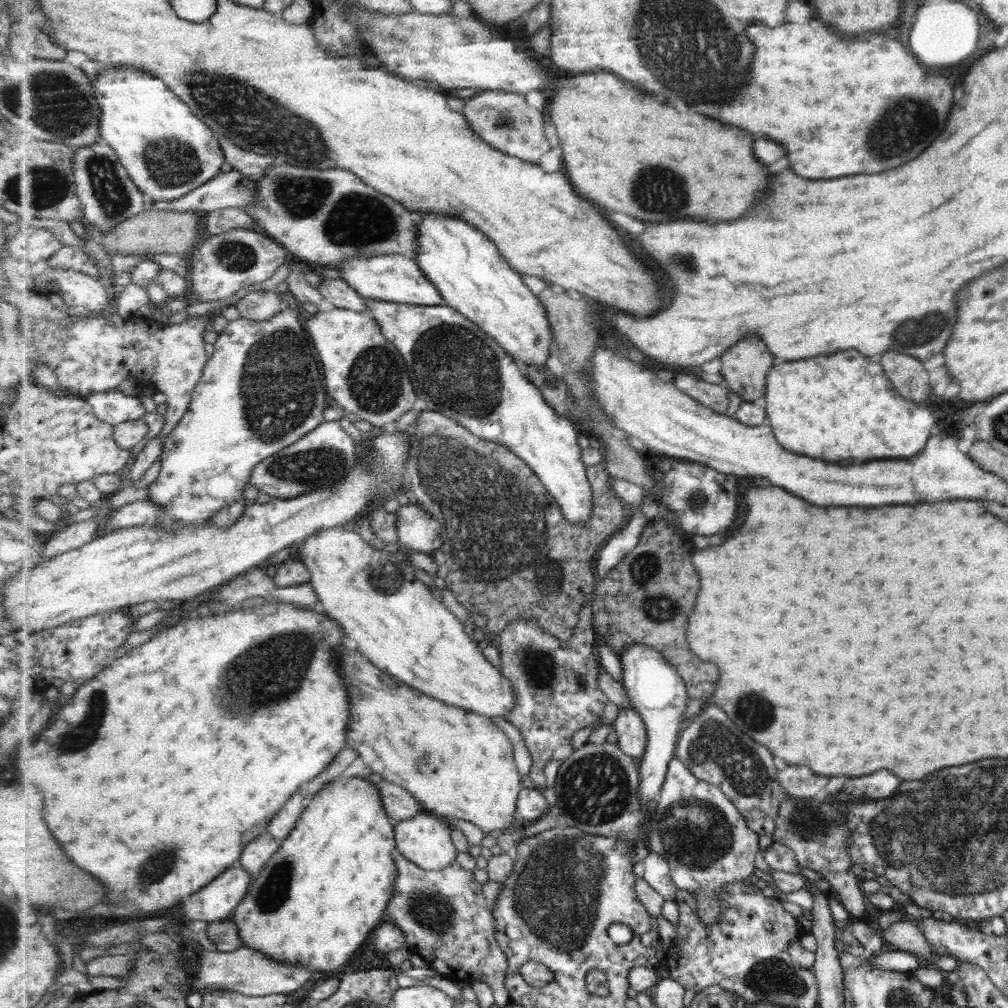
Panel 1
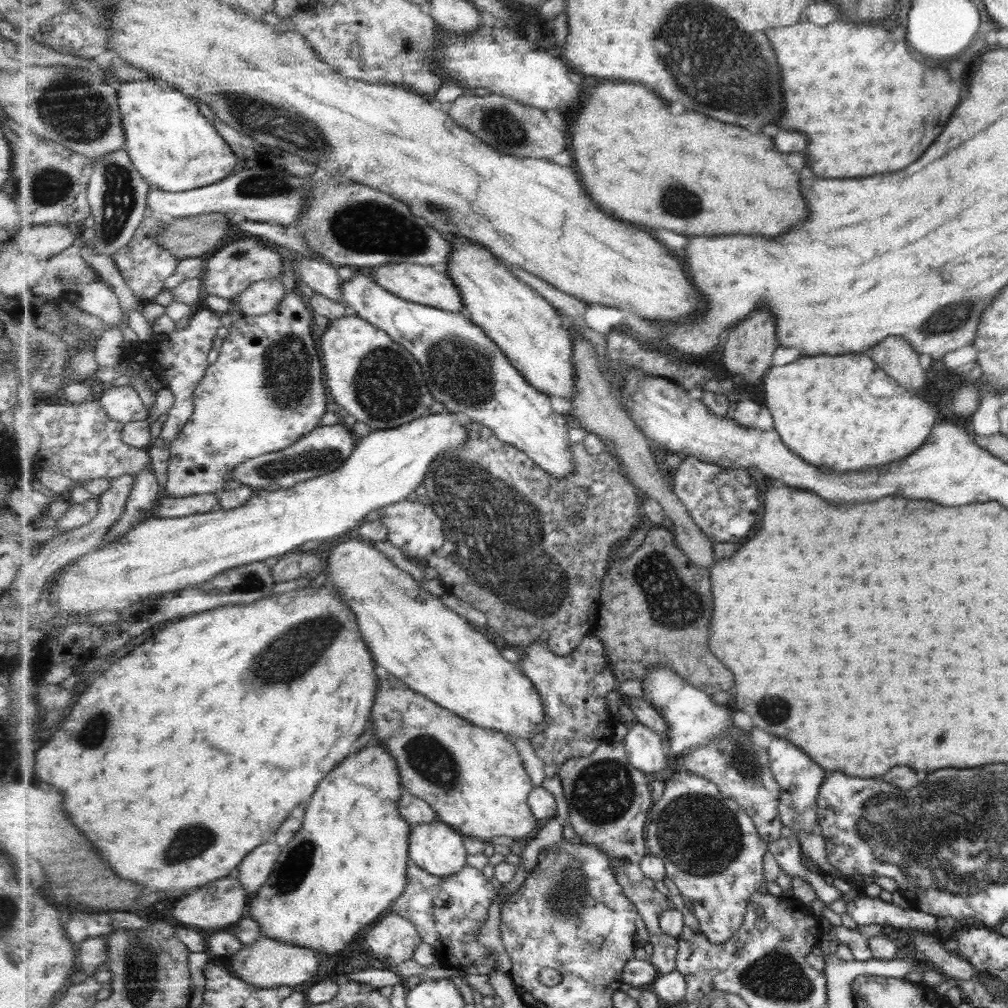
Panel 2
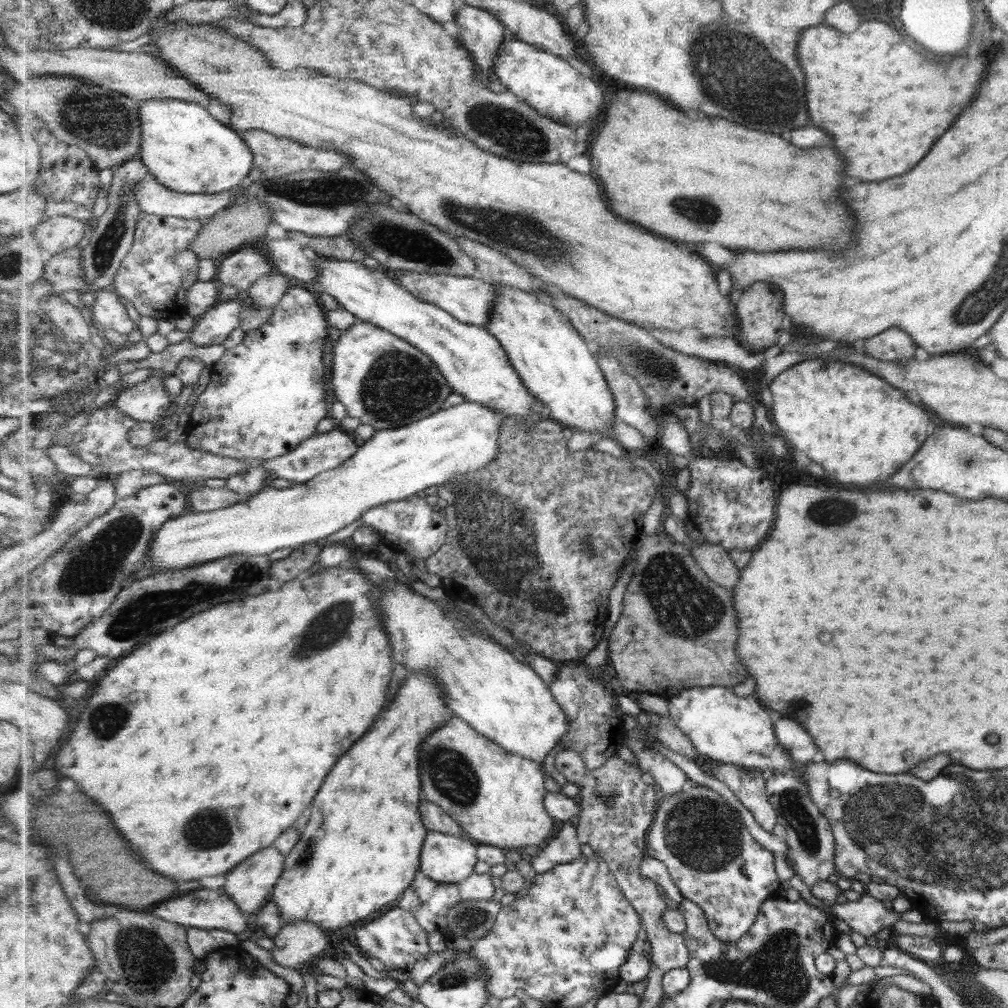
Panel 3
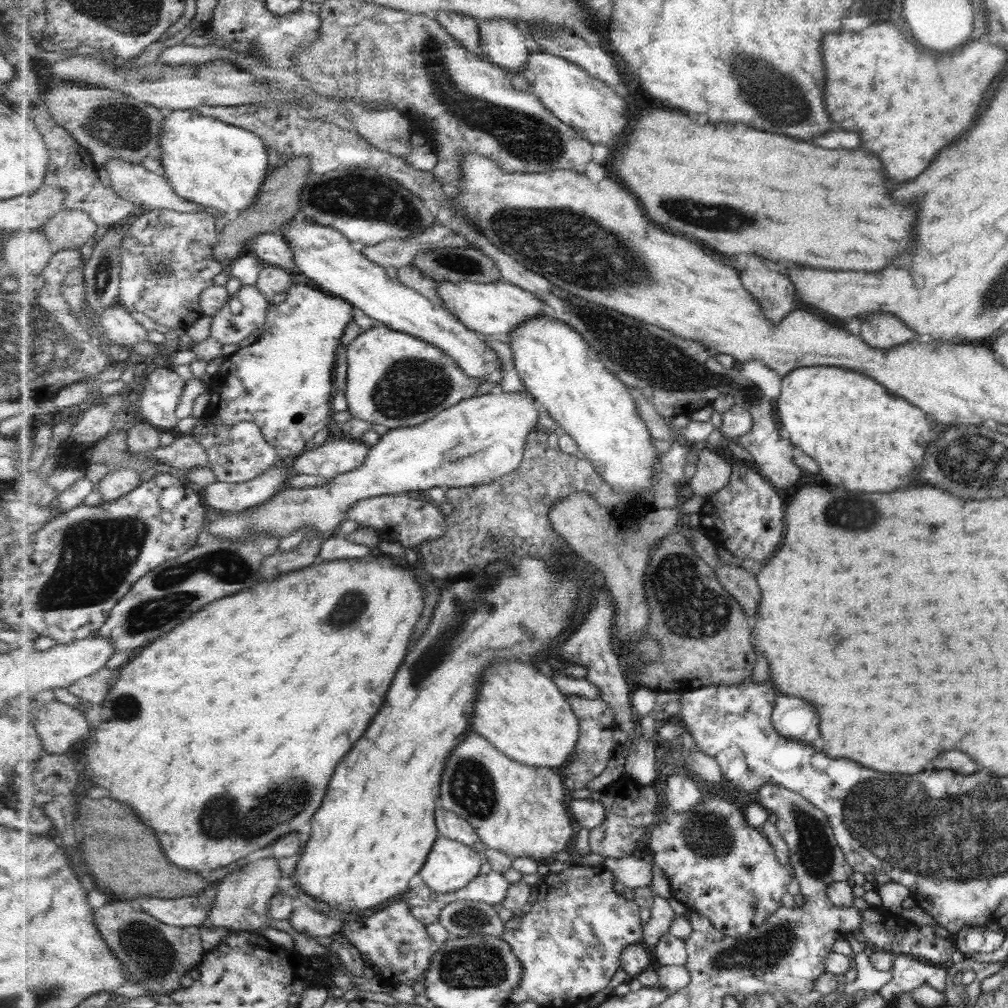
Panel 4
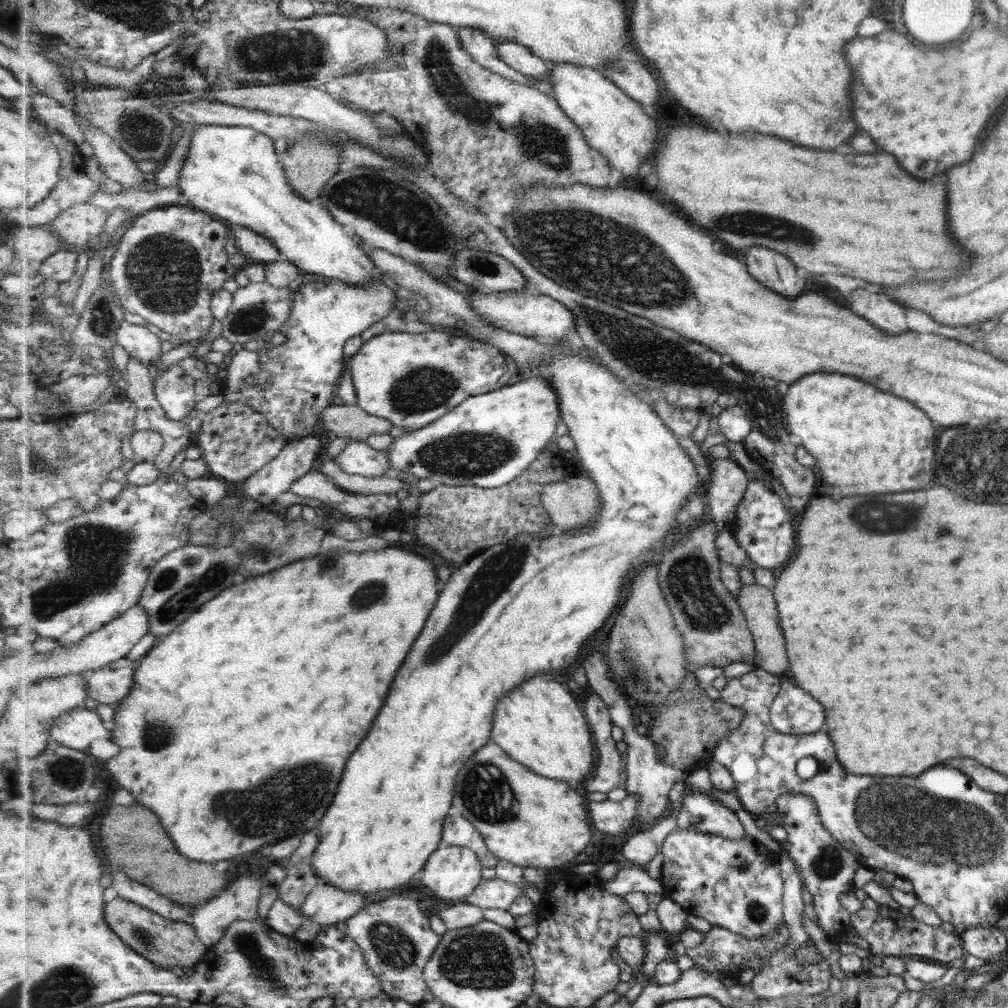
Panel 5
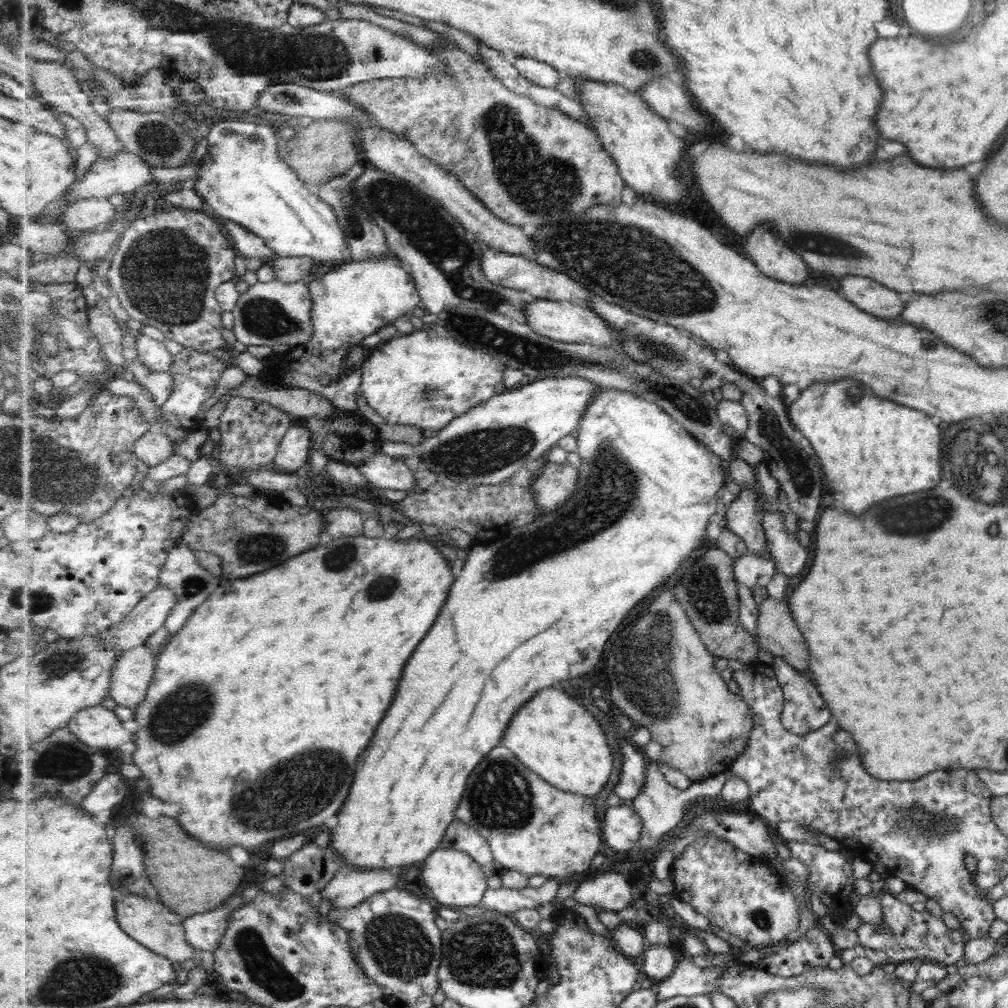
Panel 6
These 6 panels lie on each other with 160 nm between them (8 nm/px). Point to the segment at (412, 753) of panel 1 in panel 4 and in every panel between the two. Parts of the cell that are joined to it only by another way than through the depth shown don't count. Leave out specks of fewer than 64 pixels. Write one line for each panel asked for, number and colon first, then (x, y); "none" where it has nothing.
2: (474, 778)
3: (498, 797)
4: (521, 810)

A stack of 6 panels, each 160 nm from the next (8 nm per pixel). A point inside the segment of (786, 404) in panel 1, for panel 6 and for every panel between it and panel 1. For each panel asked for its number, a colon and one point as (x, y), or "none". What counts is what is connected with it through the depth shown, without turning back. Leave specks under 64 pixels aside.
2: (844, 411)
3: (858, 427)
4: (862, 438)
5: (864, 440)
6: (870, 449)

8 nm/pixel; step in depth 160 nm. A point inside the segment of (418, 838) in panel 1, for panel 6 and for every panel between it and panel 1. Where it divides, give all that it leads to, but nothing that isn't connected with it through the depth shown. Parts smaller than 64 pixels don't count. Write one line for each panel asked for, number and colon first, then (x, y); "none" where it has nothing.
2: (438, 847)
3: (446, 858)
4: (451, 865)
5: (452, 873)
6: (454, 878)

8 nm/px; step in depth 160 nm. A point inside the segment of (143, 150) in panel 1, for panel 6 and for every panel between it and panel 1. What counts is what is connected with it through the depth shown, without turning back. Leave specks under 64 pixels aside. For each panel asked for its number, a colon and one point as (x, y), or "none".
2: (175, 148)
3: (187, 150)
4: (217, 165)
5: (232, 172)
6: (243, 178)

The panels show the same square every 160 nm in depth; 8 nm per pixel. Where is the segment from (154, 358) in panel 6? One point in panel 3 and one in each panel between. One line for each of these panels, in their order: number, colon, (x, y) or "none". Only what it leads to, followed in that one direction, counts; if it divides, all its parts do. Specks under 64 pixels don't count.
3: (107, 309)
4: (118, 325)
5: (136, 339)

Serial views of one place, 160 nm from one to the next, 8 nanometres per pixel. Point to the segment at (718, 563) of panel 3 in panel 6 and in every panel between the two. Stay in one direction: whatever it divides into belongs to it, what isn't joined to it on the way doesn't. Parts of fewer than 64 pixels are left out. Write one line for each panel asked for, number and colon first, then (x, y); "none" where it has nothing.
4: (737, 580)
5: (757, 601)
6: (777, 631)

